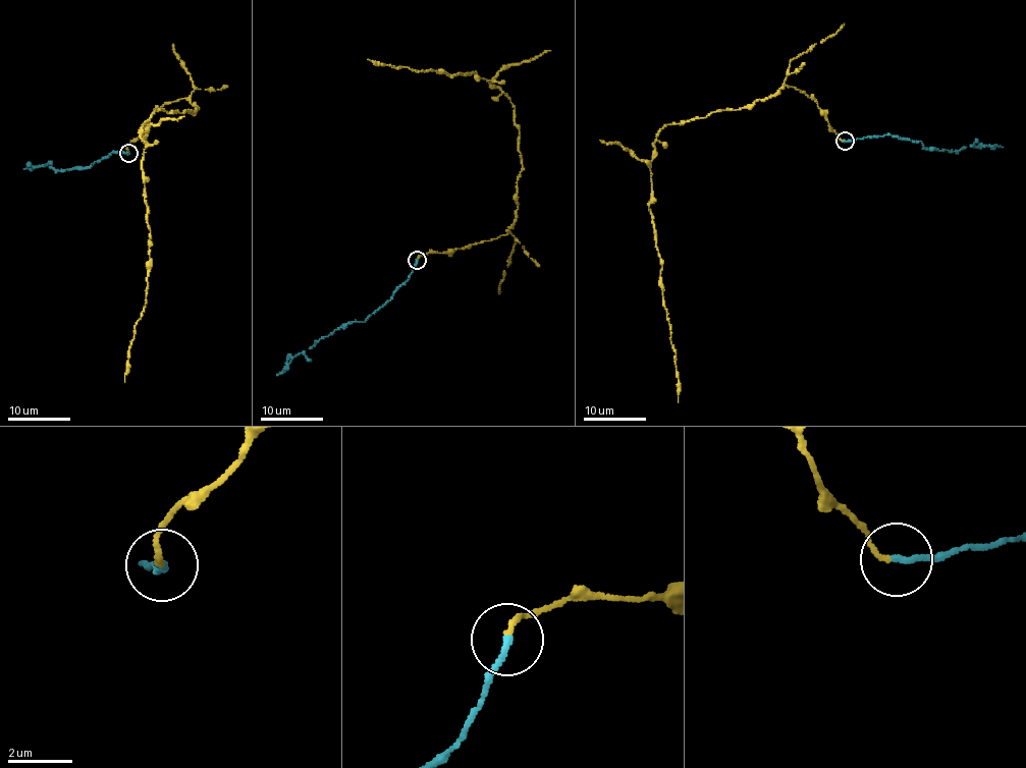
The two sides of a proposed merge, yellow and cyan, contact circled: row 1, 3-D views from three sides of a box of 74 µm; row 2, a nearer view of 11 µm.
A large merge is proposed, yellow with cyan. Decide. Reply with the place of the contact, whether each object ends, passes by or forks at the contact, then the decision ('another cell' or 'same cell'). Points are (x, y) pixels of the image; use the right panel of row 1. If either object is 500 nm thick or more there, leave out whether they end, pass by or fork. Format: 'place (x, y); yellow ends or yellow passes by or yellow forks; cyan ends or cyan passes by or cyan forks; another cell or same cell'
place (845, 141); yellow ends; cyan ends; same cell

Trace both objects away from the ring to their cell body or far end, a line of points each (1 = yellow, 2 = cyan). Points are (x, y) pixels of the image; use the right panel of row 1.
1: (843, 142), (812, 100), (786, 86), (751, 105), (659, 130), (648, 211), (678, 402)
2: (845, 141), (885, 134), (921, 142), (930, 151), (957, 152), (963, 148), (1003, 147)

